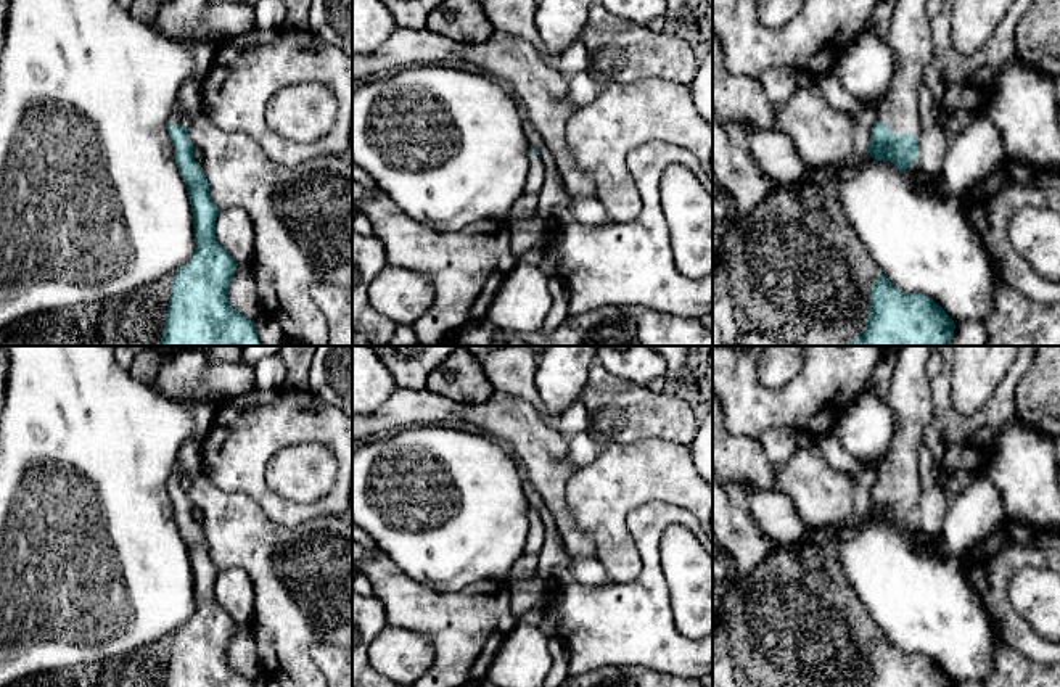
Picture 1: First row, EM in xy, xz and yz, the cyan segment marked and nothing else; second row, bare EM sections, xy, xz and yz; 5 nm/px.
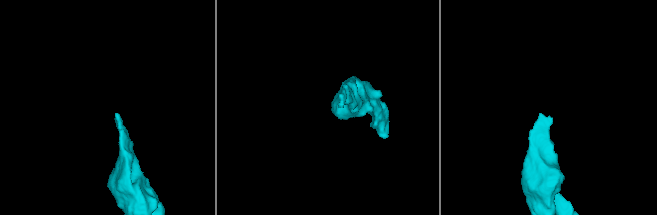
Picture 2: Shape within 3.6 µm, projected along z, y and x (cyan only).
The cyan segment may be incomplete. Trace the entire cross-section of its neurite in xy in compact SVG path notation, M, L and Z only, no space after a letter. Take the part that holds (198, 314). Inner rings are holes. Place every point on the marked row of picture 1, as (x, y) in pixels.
M177 101L167 132L174 161L188 190L196 248L190 261L174 274L158 346L262 346L254 320L230 306L227 291L238 264L217 243L219 208L211 200L204 171L193 158L195 146L180 124L183 116Z

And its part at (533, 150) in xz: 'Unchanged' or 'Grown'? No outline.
Grown

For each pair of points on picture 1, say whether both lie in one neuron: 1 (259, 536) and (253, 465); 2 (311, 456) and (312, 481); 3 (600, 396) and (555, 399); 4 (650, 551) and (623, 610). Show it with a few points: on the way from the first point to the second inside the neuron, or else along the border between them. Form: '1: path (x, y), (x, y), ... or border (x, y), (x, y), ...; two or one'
1: border (221, 489), (245, 493), (274, 522), (288, 525); two
2: path (311, 462), (311, 475); one
3: border (592, 362), (579, 399); two
4: path (652, 568), (653, 589), (640, 604); one

